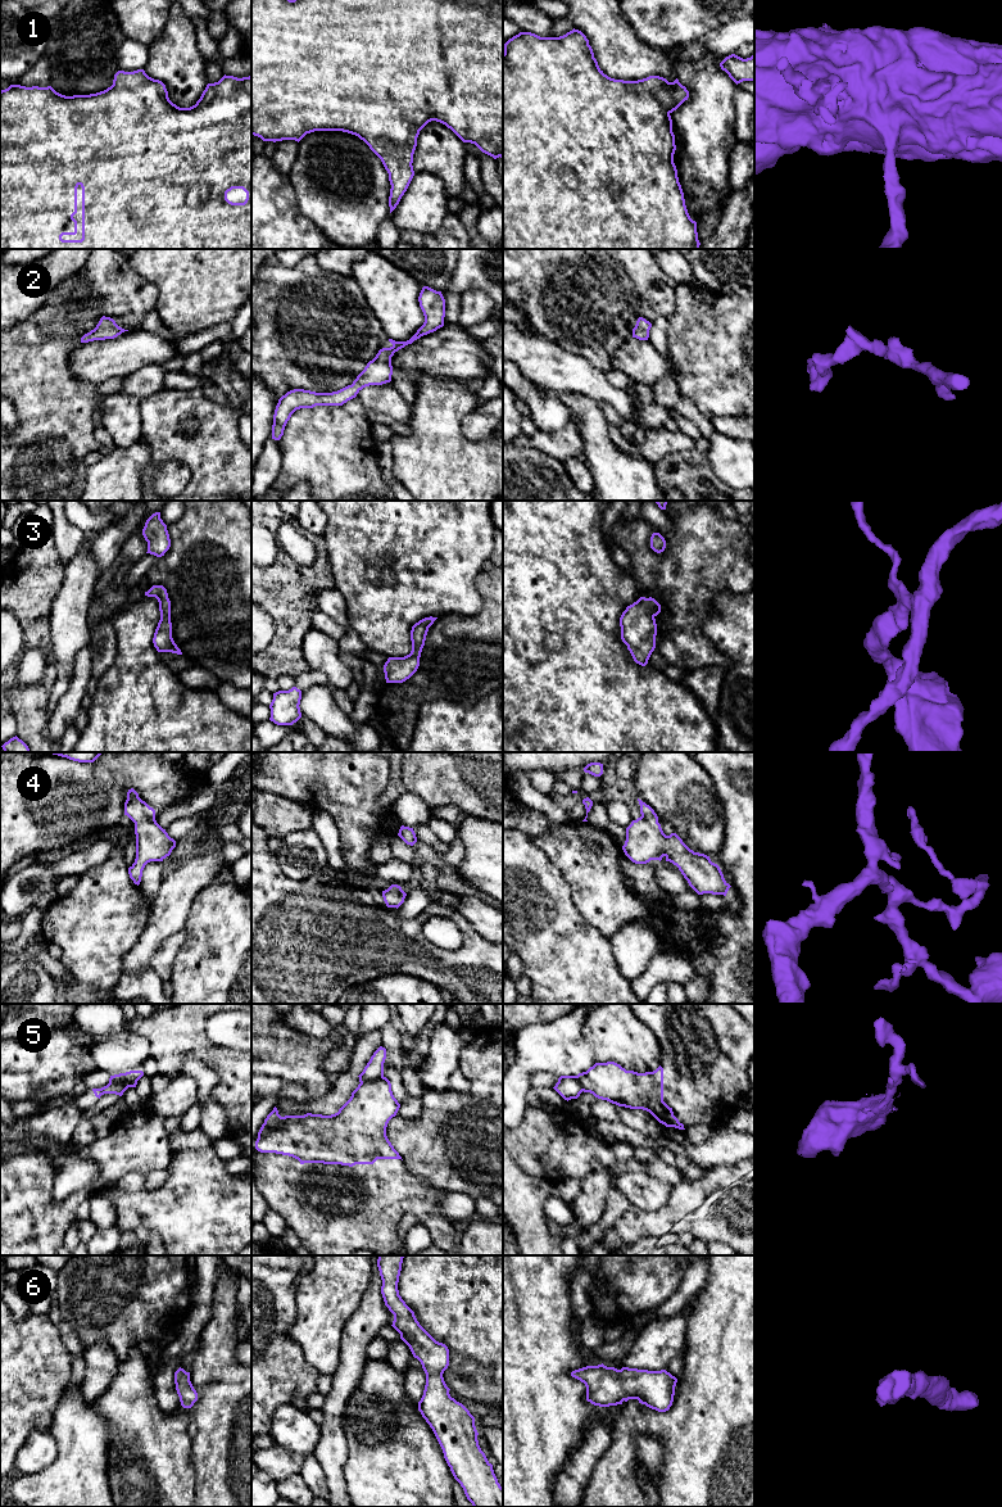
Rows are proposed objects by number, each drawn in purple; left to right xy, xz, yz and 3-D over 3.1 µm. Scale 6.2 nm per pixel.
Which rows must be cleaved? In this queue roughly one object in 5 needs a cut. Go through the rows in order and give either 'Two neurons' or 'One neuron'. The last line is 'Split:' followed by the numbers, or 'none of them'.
1: One neuron
2: One neuron
3: One neuron
4: One neuron
5: Two neurons
6: One neuron
Split: 5

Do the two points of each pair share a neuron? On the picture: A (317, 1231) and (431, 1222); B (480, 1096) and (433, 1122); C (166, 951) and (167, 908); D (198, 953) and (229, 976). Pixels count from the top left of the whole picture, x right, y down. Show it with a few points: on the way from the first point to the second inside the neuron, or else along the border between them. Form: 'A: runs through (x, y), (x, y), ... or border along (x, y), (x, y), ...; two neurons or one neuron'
A: runs through (345, 1220), (354, 1220), (370, 1207), (403, 1207); one neuron
B: runs through (467, 1096), (452, 1099), (441, 1109); one neuron
C: border along (184, 928), (162, 942), (149, 964); two neurons
D: runs through (205, 960), (221, 976); one neuron

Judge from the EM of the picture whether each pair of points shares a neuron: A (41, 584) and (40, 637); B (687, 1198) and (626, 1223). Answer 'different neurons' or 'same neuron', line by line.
A: same neuron
B: same neuron

